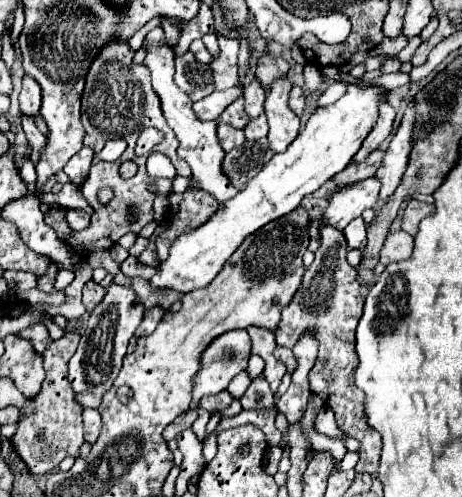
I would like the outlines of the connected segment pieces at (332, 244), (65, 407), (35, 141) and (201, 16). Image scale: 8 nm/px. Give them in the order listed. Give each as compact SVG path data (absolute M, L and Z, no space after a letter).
M320 226L320 240L322 242L316 252L316 260L310 268L306 268L302 286L294 294L292 302L282 310L282 320L276 330L276 344L292 348L306 328L316 332L320 348L316 364L310 370L310 388L326 402L326 406L334 410L338 428L346 436L354 436L362 442L358 450L360 460L354 470L374 474L378 470L378 454L382 450L380 434L366 426L364 394L358 390L358 386L354 386L354 370L358 366L358 356L354 354L354 338L364 306L362 286L358 282L356 268L352 268L346 260L350 248L346 246L342 232L334 230L334 226Z
M68 332L64 338L54 340L50 344L50 348L42 354L46 380L42 382L40 392L34 398L26 398L24 406L20 408L18 430L10 442L12 442L14 452L24 460L30 474L34 474L34 476L42 476L42 474L52 472L66 456L78 458L78 448L84 442L82 406L78 406L74 392L72 392L72 386L68 382L68 360L76 352L80 338L78 332Z
M22 116L22 128L24 128L24 134L28 138L28 146L32 148L32 154L30 154L30 160L36 164L42 150L46 148L46 136L36 128L32 116Z
M202 2L198 15L182 26L182 30L180 30L180 40L178 40L178 44L176 44L176 52L178 52L178 54L188 52L188 46L190 46L192 40L202 38L202 36L206 36L206 34L210 34L210 32L214 32L213 14L210 7Z

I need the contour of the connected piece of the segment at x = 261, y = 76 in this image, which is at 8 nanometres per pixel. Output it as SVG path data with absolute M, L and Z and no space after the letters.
M264 54L258 62L258 70L256 70L256 78L262 82L262 88L266 90L266 94L270 92L270 86L278 80L284 78L288 72L290 64L284 58L274 58L270 54Z

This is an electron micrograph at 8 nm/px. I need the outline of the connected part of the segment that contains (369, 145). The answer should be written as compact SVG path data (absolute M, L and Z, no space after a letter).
M382 102L378 122L376 122L374 130L368 134L368 138L362 142L362 148L356 152L354 160L364 162L366 156L370 156L370 152L374 152L388 138L388 134L392 132L392 124L394 124L394 108L388 106L388 102Z

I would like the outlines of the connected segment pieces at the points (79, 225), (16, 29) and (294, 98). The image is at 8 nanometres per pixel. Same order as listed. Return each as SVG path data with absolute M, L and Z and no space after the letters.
M68 210L66 220L68 220L70 228L76 230L76 232L80 232L80 230L84 230L88 226L88 214L82 212L82 210Z
M20 2L19 8L16 10L16 13L15 13L14 23L12 25L12 45L13 46L17 42L21 34L24 21L25 21L25 16L23 11L23 4L22 2Z
M292 86L288 106L290 106L290 110L294 110L296 116L302 116L302 112L304 112L304 90L300 86Z

